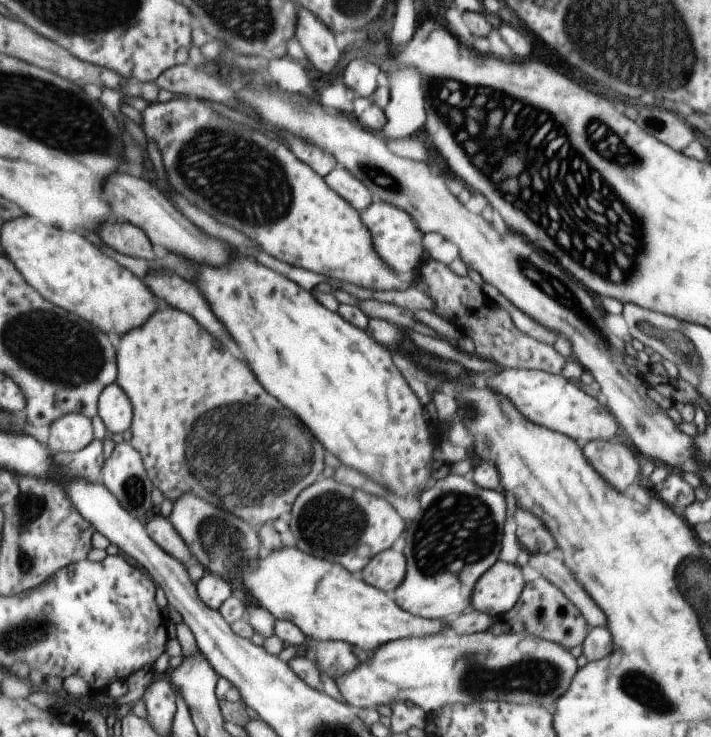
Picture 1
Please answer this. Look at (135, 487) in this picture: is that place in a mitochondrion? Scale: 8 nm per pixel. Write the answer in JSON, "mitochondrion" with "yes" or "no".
{"mitochondrion":"yes"}

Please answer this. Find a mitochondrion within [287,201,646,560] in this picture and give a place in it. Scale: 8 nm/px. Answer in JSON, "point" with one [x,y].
{"point":[331,521]}

